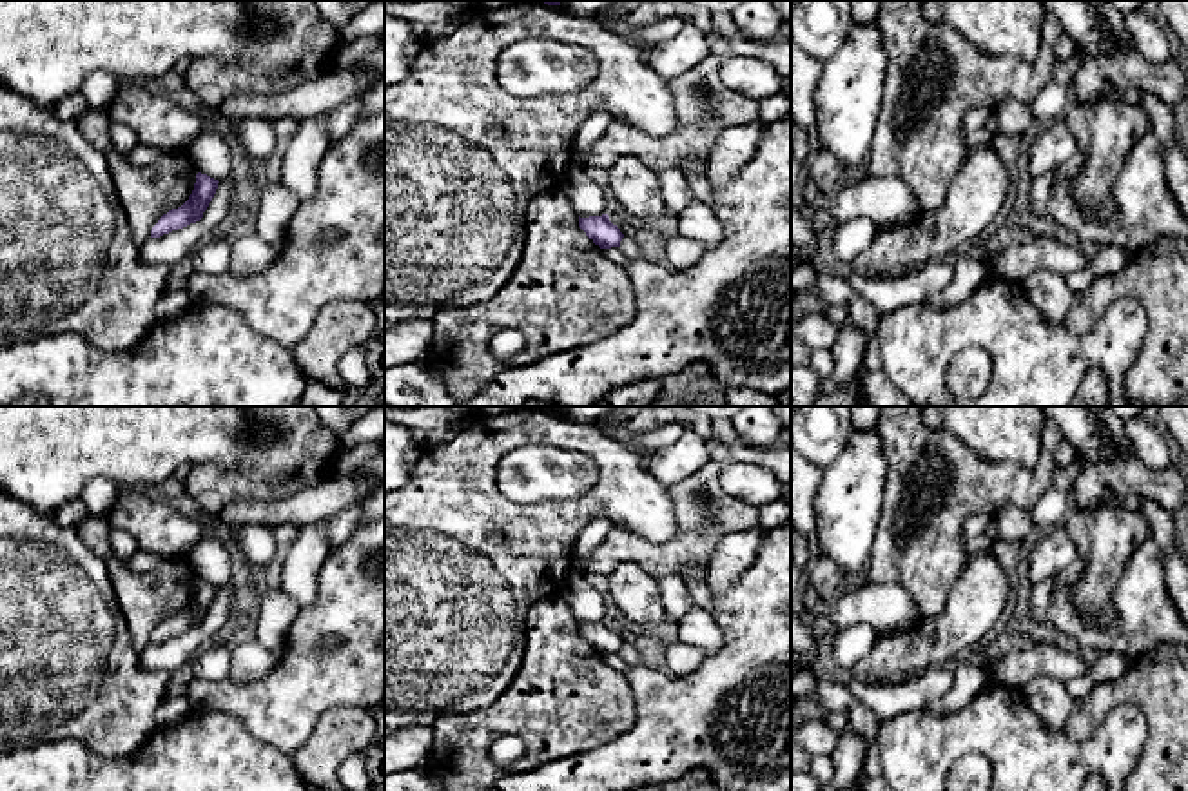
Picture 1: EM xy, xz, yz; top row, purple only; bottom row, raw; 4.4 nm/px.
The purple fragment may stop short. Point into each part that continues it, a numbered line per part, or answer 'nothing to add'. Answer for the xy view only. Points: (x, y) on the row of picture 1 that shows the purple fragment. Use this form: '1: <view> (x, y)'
nothing to add

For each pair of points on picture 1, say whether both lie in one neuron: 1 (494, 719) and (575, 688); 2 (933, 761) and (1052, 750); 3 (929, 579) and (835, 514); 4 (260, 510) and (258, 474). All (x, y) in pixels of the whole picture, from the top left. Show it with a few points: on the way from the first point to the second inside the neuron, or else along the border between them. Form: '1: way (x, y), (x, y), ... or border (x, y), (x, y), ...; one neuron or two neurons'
1: way (514, 712), (555, 704); one neuron
2: way (962, 742), (1014, 742), (1023, 750); one neuron
3: border (884, 499), (875, 548), (867, 563); two neurons
4: border (300, 488), (267, 501), (231, 501), (218, 512); two neurons

